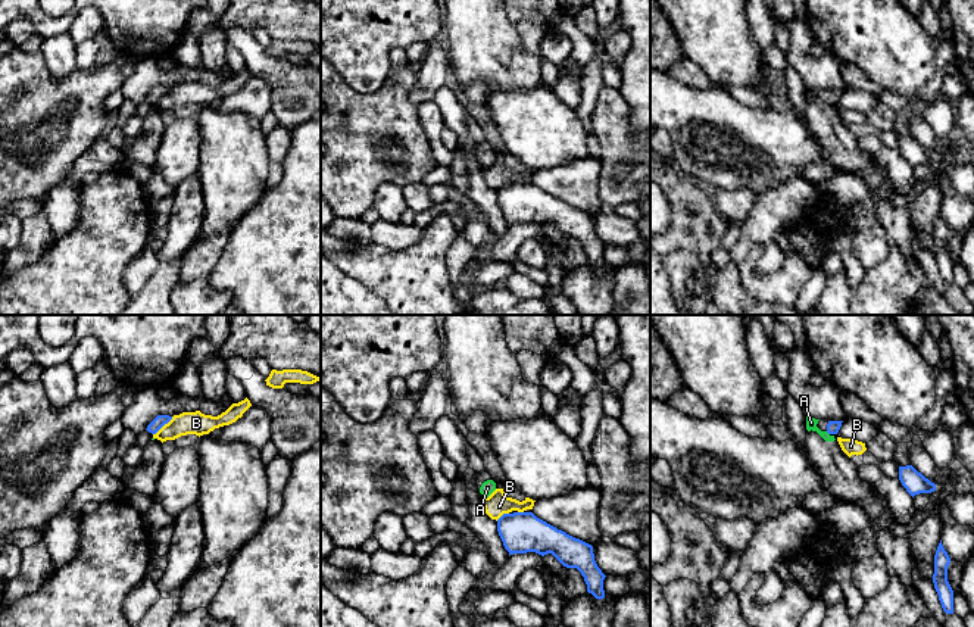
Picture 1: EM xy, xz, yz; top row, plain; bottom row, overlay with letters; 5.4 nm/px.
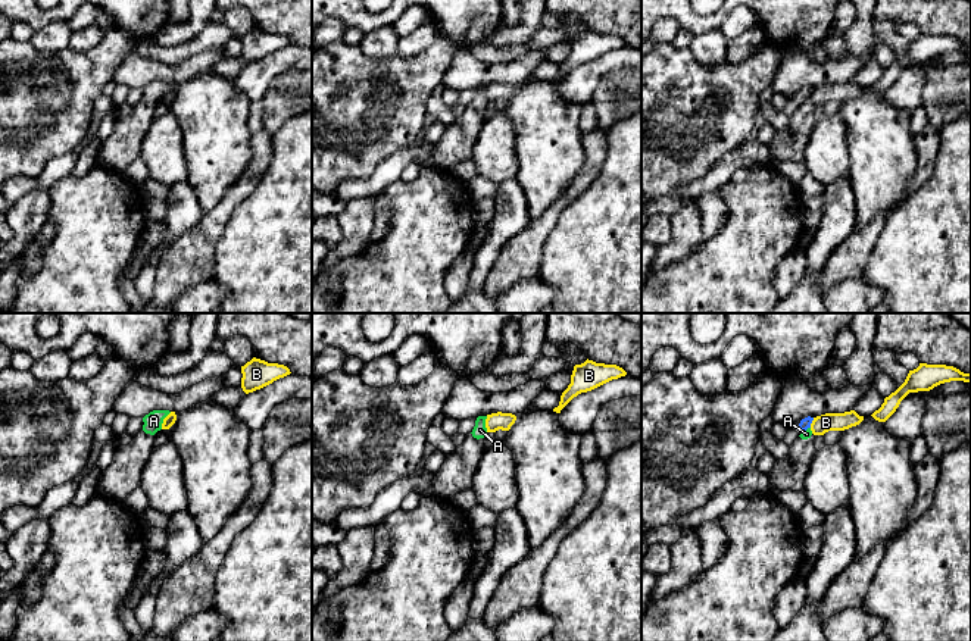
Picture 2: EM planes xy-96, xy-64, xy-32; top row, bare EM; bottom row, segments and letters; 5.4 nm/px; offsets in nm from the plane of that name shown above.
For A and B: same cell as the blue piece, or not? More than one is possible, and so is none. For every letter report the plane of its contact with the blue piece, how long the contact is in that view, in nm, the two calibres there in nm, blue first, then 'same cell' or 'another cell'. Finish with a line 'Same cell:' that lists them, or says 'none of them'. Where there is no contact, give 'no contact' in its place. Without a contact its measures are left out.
A: no contact | another cell
B: xy | 150 nm | 70/130 nm | another cell
Same cell: none of them

